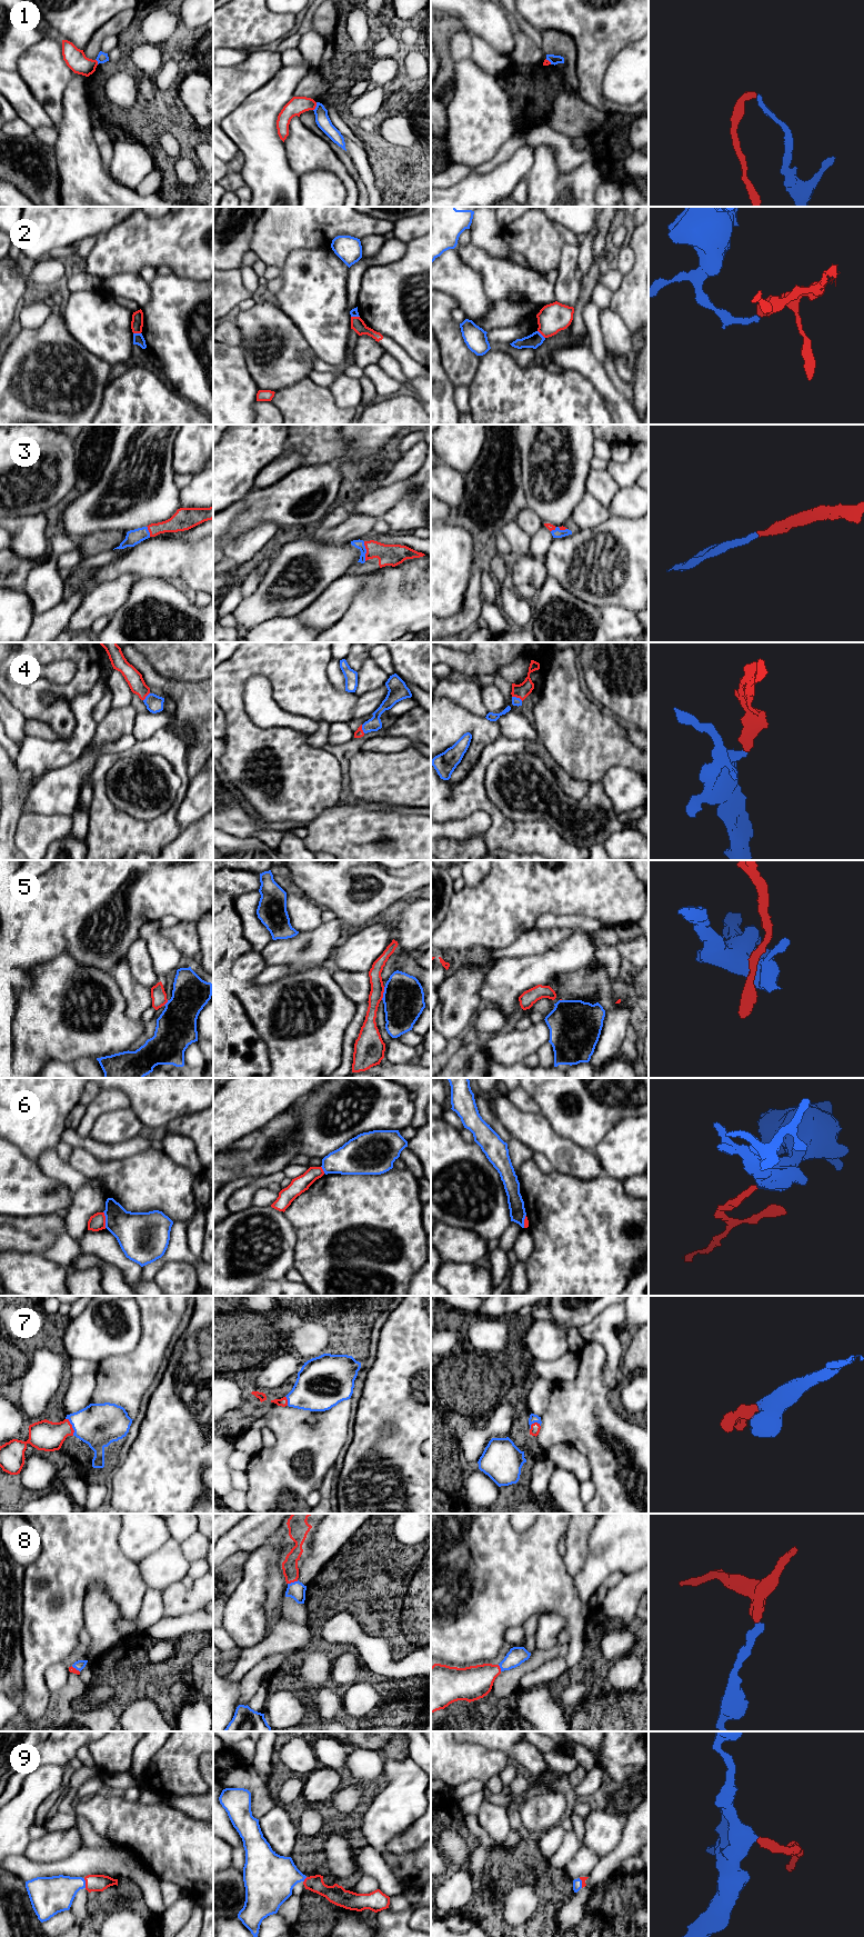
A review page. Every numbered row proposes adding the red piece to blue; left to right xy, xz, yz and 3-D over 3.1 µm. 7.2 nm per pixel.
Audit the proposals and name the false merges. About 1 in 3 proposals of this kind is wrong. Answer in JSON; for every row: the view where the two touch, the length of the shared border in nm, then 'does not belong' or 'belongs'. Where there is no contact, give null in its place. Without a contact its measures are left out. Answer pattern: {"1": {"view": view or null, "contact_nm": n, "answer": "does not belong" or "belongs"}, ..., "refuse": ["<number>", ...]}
{"1": {"view": "xz", "contact_nm": 70, "answer": "does not belong"}, "2": {"view": "xy", "contact_nm": 60, "answer": "does not belong"}, "3": {"view": "xz", "contact_nm": 140, "answer": "belongs"}, "4": {"view": "yz", "contact_nm": 90, "answer": "belongs"}, "5": {"view": "xz", "contact_nm": 100, "answer": "belongs"}, "6": {"view": "xy", "contact_nm": 120, "answer": "does not belong"}, "7": {"view": "xy", "contact_nm": 140, "answer": "belongs"}, "8": {"view": "xz", "contact_nm": 80, "answer": "belongs"}, "9": {"view": "xy", "contact_nm": 70, "answer": "belongs"}, "refuse": ["1", "2", "6"]}

